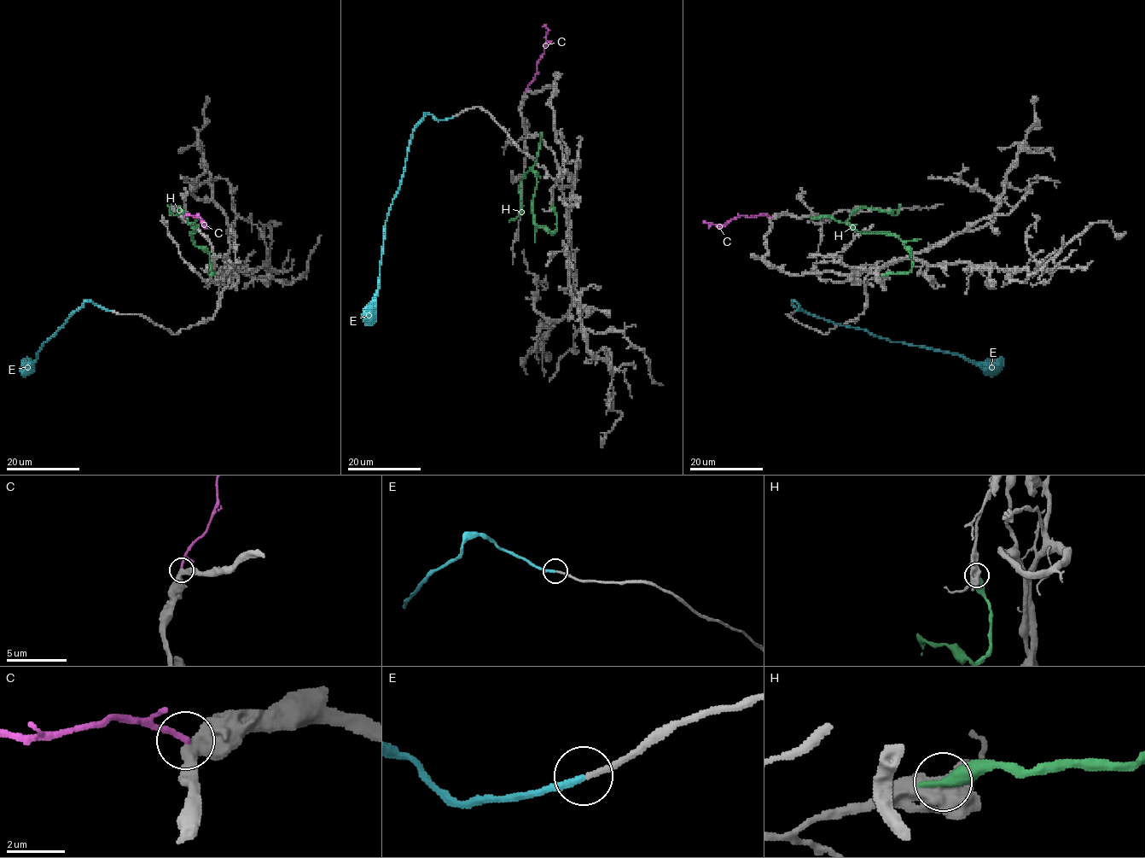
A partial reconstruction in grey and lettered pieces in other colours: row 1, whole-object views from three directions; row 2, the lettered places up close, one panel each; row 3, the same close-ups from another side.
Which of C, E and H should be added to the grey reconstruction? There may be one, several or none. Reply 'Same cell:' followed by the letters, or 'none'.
Same cell: E

